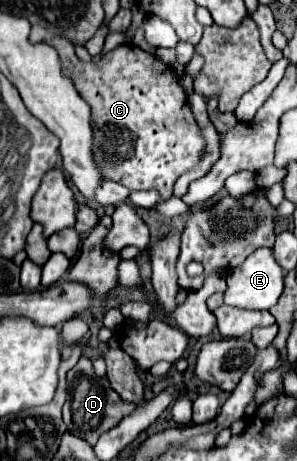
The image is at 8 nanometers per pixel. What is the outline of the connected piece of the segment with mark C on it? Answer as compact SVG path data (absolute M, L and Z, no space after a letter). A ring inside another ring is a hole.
M32 25L30 39L34 43L44 41L52 45L58 55L62 57L62 71L66 77L72 79L74 87L82 95L82 99L92 107L92 121L94 121L94 157L98 157L98 167L106 173L106 181L116 181L132 191L138 189L152 189L156 187L164 199L172 197L172 187L176 179L196 167L204 153L206 153L206 141L202 137L202 131L198 127L198 121L192 113L192 107L188 103L186 91L182 89L182 79L176 75L172 65L162 63L156 55L134 47L134 45L122 45L110 53L106 53L98 63L94 61L80 61L74 53L74 45L58 35L52 35L42 25Z

